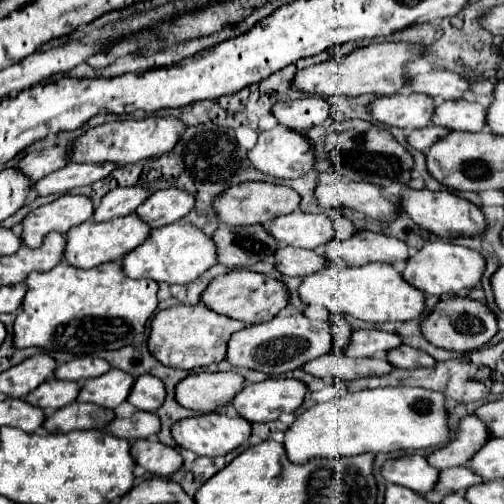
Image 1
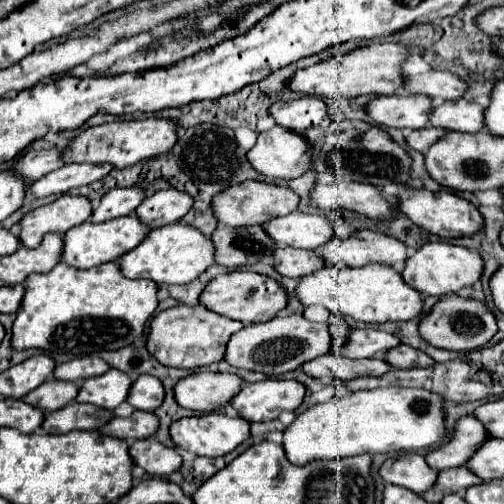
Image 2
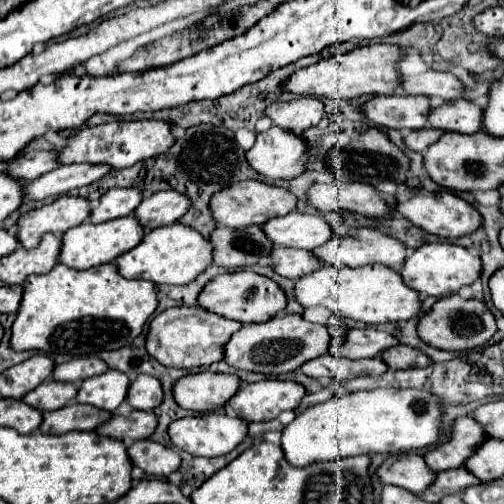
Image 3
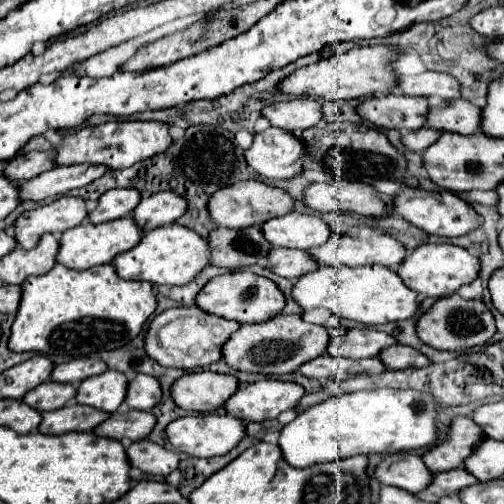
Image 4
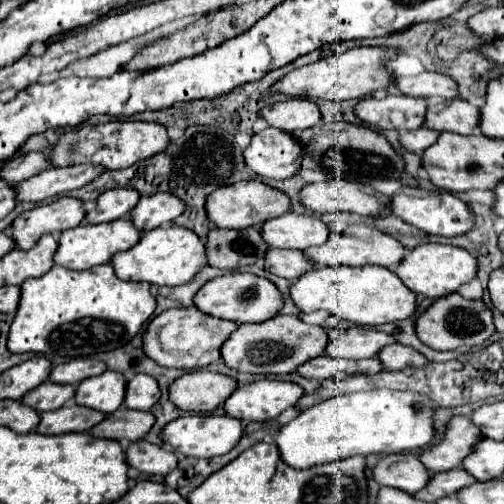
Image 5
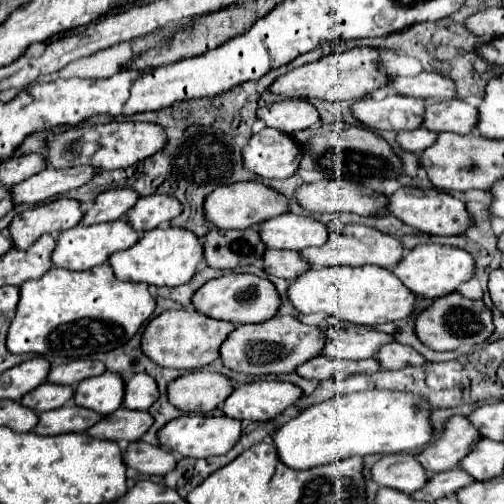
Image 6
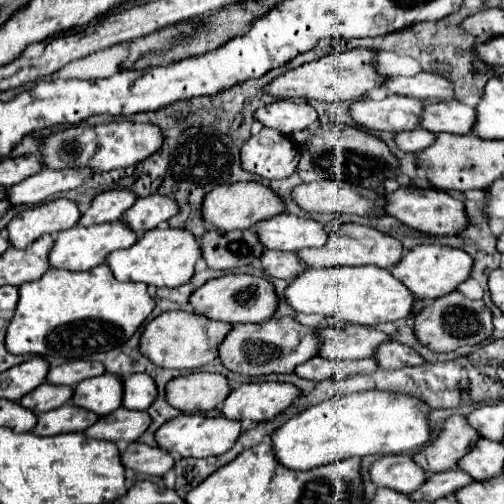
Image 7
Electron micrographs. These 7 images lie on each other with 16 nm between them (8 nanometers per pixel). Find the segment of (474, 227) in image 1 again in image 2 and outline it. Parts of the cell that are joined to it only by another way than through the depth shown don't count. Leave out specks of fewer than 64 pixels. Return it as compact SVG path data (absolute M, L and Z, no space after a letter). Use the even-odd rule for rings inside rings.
M402 188L398 192L398 212L408 216L416 226L424 228L430 234L436 234L440 238L460 238L460 236L470 236L474 232L478 232L484 222L482 222L482 214L478 212L478 208L474 204L470 204L468 200L454 196L446 190L440 192L428 192L428 190L414 190L414 188Z

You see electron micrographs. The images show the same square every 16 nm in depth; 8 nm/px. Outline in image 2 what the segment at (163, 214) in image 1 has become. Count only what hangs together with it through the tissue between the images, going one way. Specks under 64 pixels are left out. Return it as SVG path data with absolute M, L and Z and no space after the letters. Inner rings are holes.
M170 188L170 190L154 192L152 196L146 196L134 212L142 224L154 230L154 228L178 222L190 208L192 208L192 198Z

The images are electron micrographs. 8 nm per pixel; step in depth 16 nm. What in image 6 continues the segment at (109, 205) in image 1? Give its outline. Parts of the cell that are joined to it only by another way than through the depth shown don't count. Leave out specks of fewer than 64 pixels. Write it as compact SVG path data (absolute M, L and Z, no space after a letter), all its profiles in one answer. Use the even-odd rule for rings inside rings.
M118 188L118 190L108 190L96 196L94 206L84 212L80 224L90 226L90 224L102 224L102 222L114 222L136 204L138 194L130 188Z

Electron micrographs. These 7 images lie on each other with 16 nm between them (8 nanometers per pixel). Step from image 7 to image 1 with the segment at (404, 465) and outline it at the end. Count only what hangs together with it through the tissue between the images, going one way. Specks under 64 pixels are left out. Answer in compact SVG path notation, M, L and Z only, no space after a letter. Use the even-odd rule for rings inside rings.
M404 454L400 458L390 458L384 462L380 474L386 482L410 488L414 492L426 494L438 480L438 470L432 468L420 454Z

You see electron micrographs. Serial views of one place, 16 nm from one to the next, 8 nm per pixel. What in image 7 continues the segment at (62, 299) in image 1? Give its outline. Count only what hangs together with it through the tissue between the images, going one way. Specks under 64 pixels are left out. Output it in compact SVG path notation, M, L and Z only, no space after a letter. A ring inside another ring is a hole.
M106 264L88 272L50 268L38 282L22 284L14 318L4 346L10 354L38 354L42 358L76 360L122 346L154 310L148 286L118 282Z

